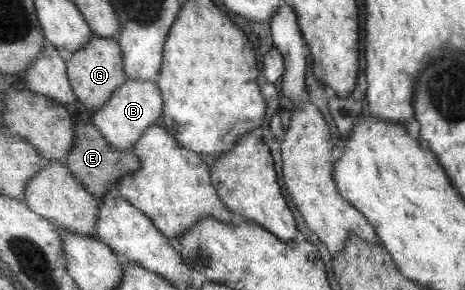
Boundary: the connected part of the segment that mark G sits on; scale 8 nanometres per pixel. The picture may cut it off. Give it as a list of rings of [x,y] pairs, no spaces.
[[[91,35],[83,48],[67,53],[65,61],[67,74],[73,93],[77,100],[84,106],[99,110],[110,100],[111,95],[118,90],[126,80],[125,65],[122,57],[122,49],[116,40]]]

